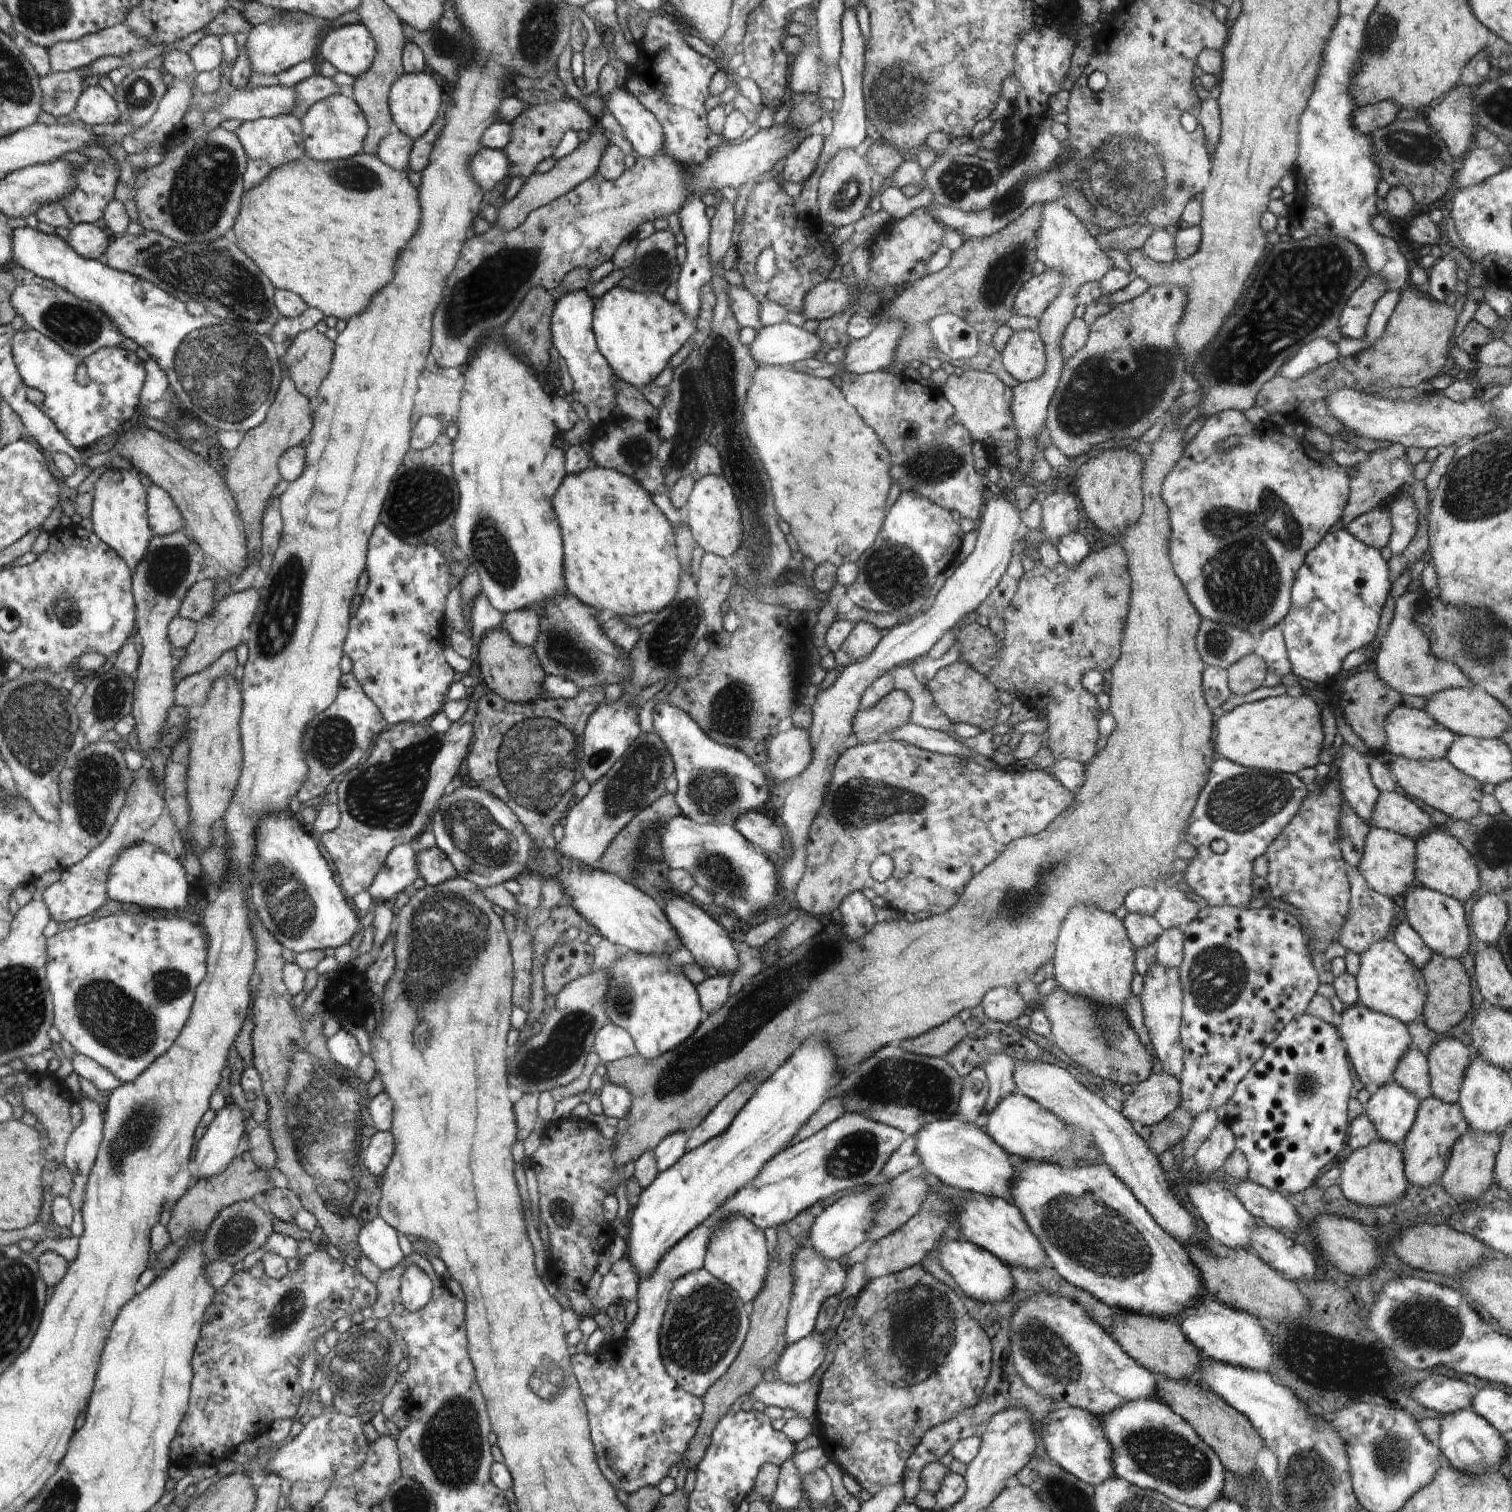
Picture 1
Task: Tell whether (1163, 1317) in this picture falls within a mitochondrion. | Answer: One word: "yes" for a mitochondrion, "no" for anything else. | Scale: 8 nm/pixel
no

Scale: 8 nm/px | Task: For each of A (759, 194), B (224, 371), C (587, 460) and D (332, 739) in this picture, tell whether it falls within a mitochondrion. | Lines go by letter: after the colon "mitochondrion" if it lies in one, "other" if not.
A: other
B: mitochondrion
C: other
D: mitochondrion

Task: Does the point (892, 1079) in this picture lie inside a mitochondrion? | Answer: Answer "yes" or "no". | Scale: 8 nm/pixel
yes

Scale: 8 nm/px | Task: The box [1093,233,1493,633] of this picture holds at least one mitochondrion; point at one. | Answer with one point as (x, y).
(1299, 288)

